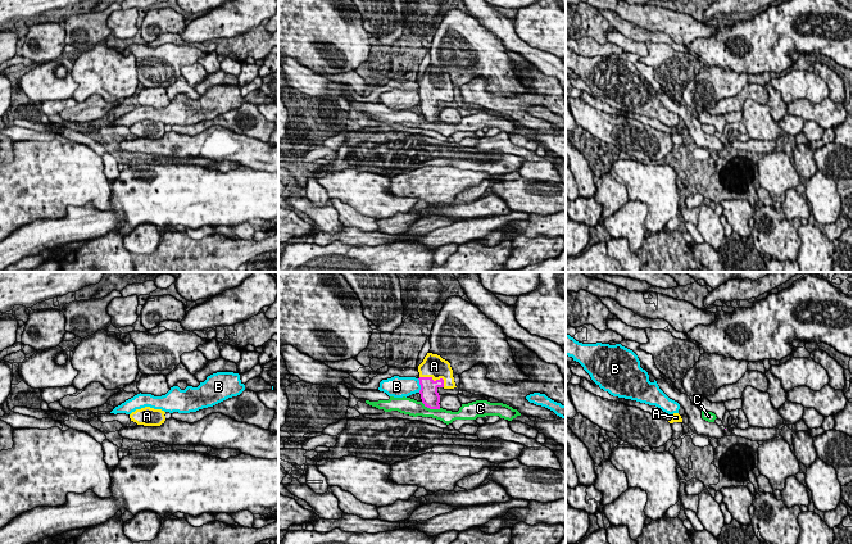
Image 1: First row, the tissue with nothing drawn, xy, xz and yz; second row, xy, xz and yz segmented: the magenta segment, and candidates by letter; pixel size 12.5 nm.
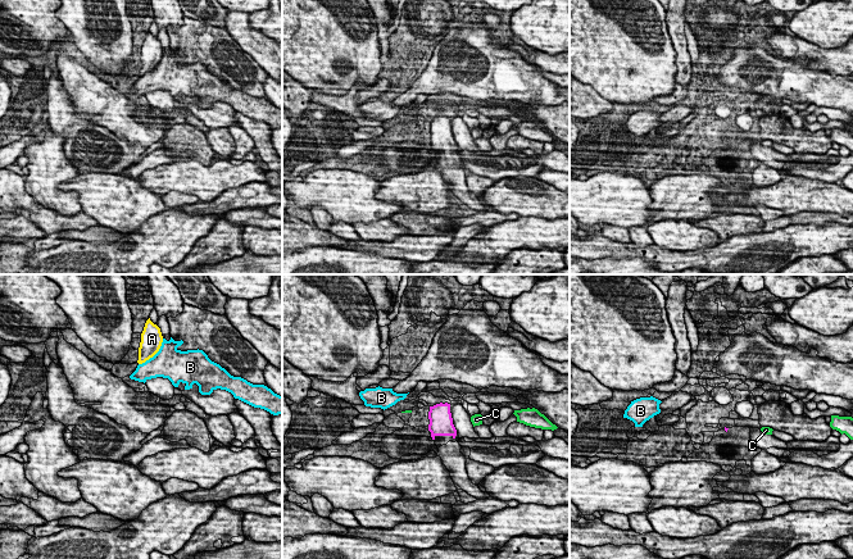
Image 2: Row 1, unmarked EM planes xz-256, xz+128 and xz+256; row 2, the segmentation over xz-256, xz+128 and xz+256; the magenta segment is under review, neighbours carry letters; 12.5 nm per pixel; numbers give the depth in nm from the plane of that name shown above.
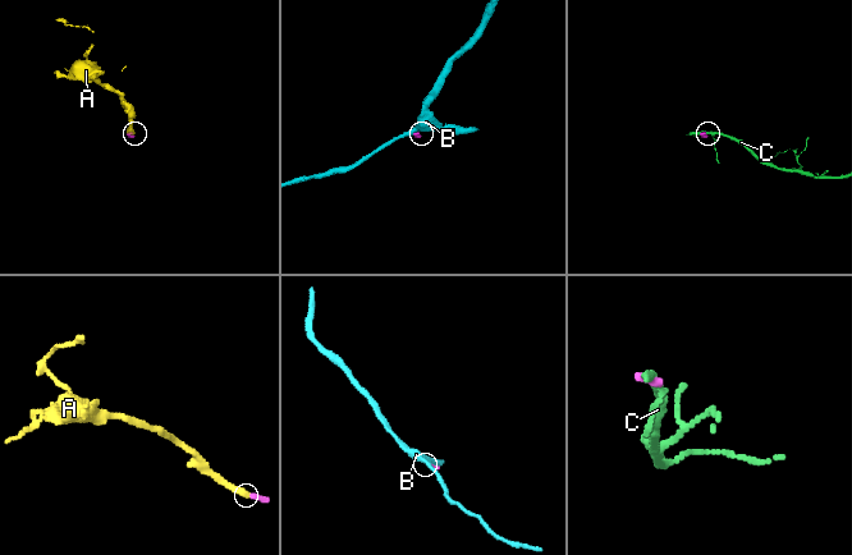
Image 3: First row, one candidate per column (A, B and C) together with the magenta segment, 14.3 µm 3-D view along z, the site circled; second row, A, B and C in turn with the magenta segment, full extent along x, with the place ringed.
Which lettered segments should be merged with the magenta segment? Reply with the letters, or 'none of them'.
A

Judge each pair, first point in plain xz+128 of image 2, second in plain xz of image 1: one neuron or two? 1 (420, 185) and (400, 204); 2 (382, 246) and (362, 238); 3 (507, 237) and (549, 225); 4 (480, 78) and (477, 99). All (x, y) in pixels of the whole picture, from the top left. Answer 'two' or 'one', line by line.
1: two
2: one
3: one
4: two

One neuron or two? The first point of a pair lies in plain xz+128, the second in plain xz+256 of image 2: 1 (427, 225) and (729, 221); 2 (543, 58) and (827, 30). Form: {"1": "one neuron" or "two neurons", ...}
{"1": "one neuron", "2": "two neurons"}

